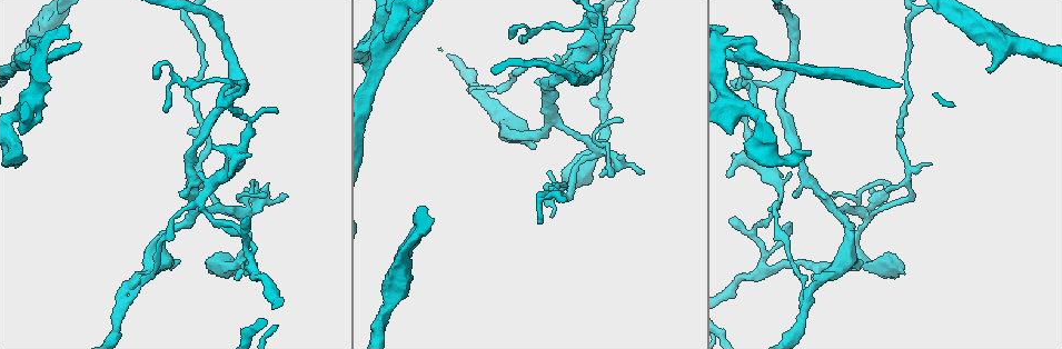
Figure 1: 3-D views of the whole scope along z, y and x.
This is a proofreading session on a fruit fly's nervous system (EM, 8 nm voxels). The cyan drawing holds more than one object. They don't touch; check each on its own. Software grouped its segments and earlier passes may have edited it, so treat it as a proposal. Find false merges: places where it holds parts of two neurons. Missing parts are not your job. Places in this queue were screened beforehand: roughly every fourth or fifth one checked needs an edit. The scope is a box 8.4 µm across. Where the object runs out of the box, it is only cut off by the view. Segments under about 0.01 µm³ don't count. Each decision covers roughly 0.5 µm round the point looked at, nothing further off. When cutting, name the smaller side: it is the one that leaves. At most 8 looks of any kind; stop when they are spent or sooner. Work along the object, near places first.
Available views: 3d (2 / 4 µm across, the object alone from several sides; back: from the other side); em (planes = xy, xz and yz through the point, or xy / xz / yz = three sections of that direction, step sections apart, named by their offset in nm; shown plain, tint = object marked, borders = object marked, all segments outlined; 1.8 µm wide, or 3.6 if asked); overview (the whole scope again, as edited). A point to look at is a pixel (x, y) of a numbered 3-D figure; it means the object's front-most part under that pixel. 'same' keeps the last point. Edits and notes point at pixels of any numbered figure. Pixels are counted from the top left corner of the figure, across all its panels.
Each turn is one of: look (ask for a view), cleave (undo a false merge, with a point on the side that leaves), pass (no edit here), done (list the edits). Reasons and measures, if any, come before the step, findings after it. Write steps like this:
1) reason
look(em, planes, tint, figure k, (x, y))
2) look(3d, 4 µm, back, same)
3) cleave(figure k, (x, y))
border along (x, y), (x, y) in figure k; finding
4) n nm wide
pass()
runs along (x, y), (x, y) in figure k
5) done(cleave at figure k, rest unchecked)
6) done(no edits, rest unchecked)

sharp bend
look(em, planes, tint, figure 1, (252, 270))

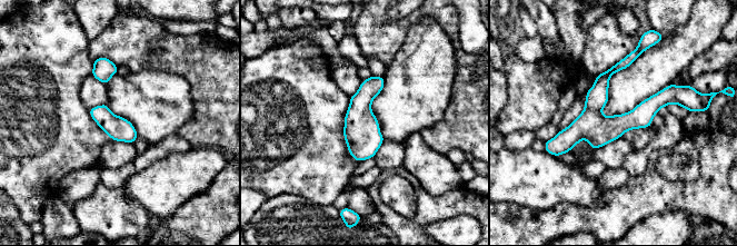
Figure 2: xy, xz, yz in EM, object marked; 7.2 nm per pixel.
pass()
runs along (630, 57), (603, 79), (591, 116), (556, 153) in figure 2; one neuron here

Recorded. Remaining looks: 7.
calibre changes
look(3d, 2 µm, figure 1, (864, 261))

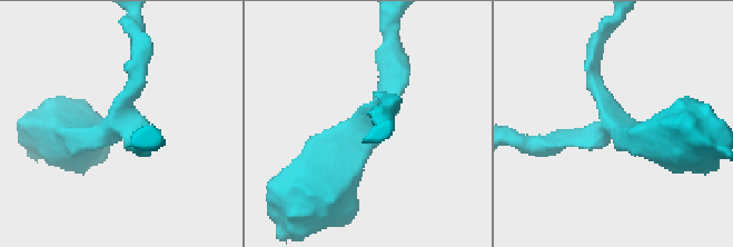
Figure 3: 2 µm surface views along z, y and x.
3 arms; shape alone is not enough
look(em, xz, step 16, tint, figure 3, (364, 128))

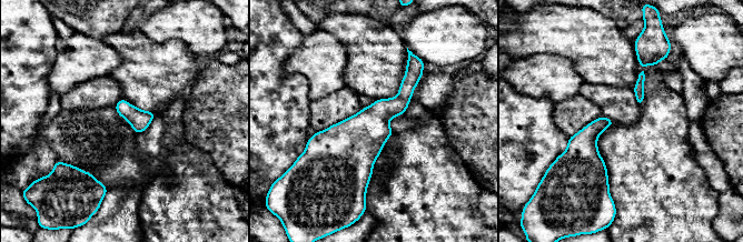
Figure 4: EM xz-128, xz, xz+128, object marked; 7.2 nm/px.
cut it another way
look(em, planes, tint, same)

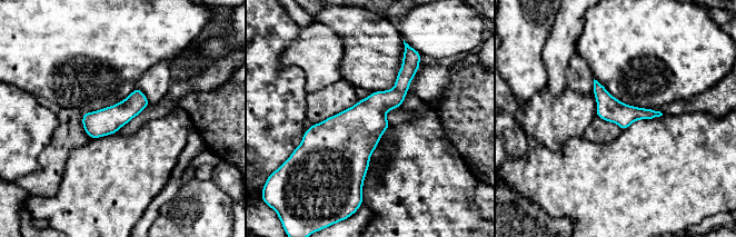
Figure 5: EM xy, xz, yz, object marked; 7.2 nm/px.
180 nm wide
pass()
continuous, no second neuron

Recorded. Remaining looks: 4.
sudden change in width
look(3d, 2 µm, figure 1, (559, 58))

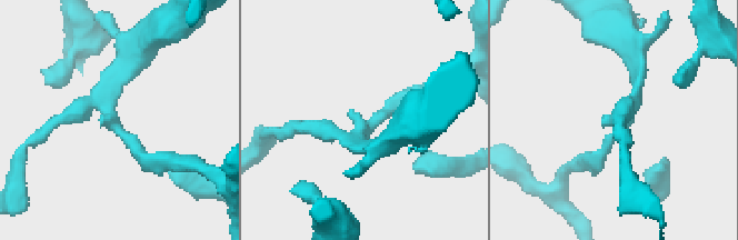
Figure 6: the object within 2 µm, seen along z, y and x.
3 arms; need the tissue
look(em, planes, plain, figure 6, (363, 126))

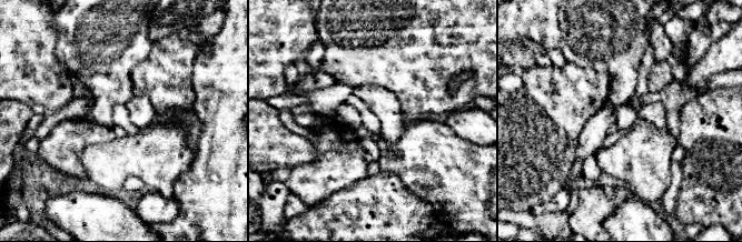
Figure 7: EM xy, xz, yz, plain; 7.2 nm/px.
where the object lies
look(em, planes, tint, same)

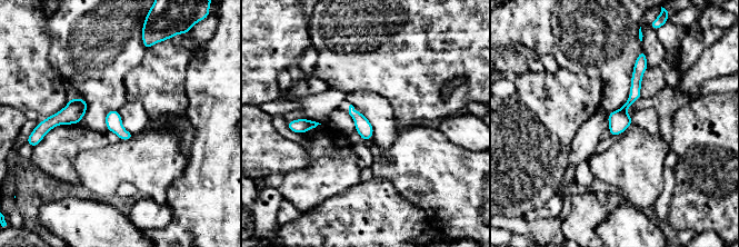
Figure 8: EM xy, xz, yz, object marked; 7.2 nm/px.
pass()
runs along (640, 62), (635, 95), (613, 132) in figure 8; one neuron here

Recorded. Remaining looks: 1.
look(em, xz, step 4, tint, figure 1, (391, 29))

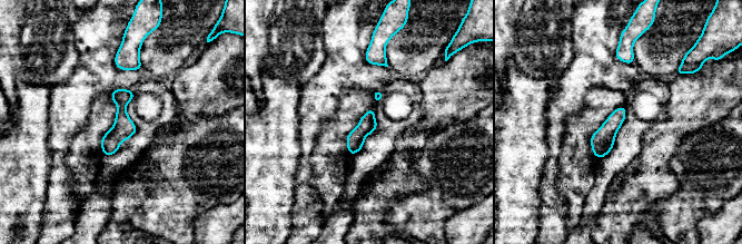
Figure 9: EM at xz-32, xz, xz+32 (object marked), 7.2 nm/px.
cleave(figure 9, (354, 139))
the part that leaves runs along (370, 113), (354, 138), (352, 150) in figure 9; two neurons meet here

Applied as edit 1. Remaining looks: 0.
done(cleave at figure 9, rest unchecked)

